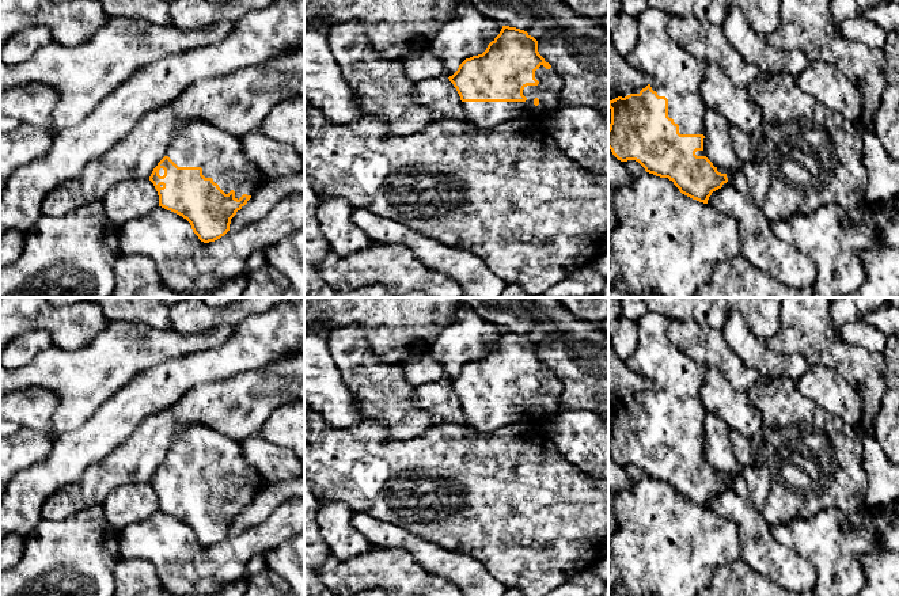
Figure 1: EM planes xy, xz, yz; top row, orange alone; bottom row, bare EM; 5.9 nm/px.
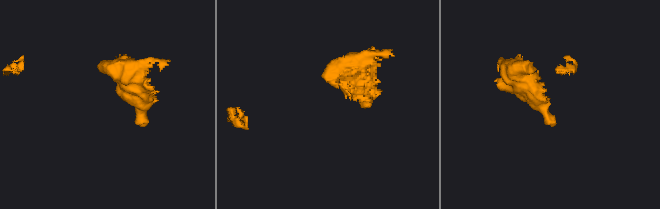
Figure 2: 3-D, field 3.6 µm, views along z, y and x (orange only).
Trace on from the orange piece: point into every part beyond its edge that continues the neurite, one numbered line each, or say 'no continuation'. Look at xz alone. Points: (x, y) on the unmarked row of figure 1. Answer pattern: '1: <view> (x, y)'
1: xz (482, 418)

